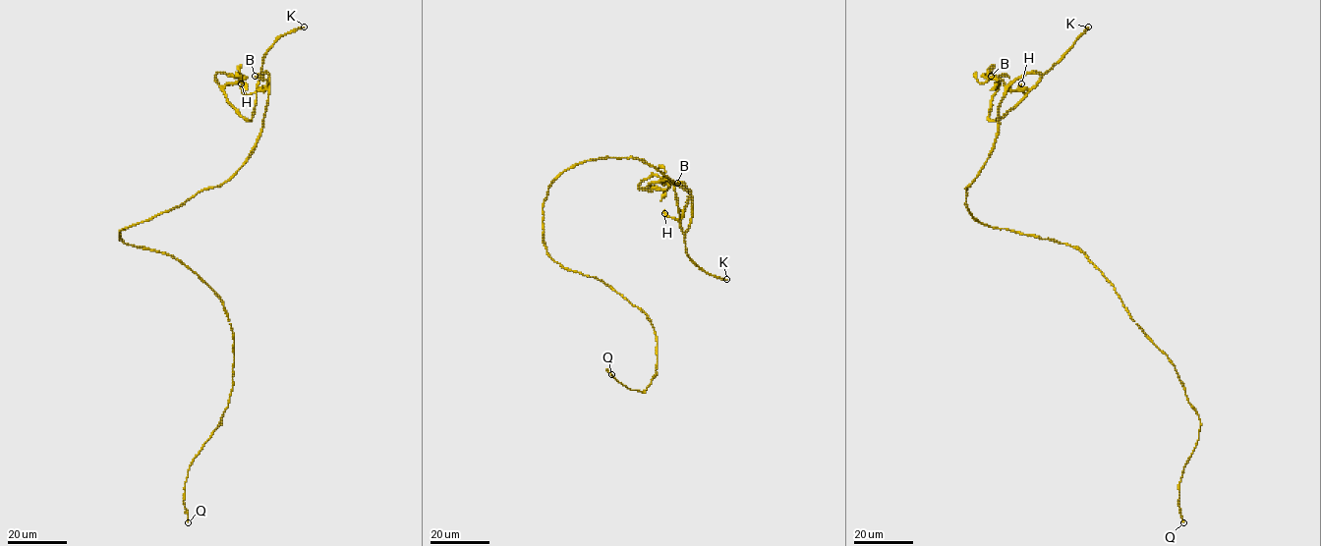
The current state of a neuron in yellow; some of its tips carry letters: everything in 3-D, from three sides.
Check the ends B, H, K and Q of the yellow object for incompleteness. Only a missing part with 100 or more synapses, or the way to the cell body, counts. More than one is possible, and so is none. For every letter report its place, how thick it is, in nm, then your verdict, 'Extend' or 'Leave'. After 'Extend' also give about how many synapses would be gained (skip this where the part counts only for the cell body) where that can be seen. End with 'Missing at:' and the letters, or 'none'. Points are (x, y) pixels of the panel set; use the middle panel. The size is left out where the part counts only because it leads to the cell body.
B: Place: (677, 183). Thickness 300 nm. Leave
H: Place: (664, 213). Thickness 170 nm. Leave
K: Place: (726, 279). Thickness 200 nm. Extend. Roughly 160 synapses
Q: Place: (611, 374). Thickness 160 nm. Leave
Missing at: K

